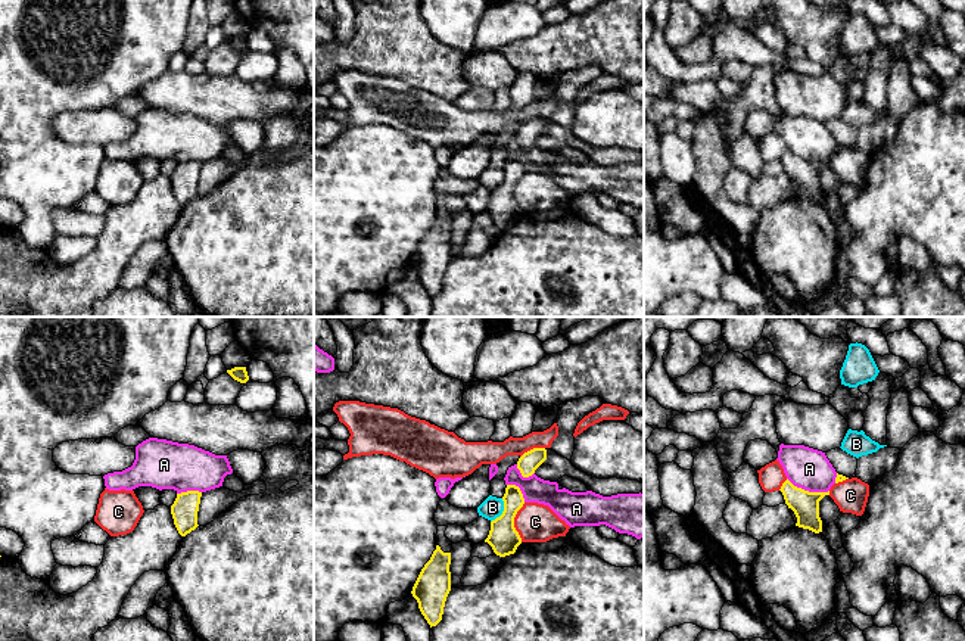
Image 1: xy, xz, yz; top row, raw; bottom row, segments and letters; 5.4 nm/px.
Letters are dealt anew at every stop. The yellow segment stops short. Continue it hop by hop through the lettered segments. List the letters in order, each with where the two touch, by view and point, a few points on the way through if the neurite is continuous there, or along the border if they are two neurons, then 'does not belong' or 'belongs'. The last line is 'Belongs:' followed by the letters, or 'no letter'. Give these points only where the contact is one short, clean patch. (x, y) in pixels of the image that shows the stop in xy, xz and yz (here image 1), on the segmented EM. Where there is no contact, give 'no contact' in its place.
A: contact yz (808, 491); border yz (787, 478), (794, 485), (809, 491), (828, 491); does not belong
B: contact xz (503, 512); border xz (503, 498), (503, 512), (491, 522); does not belong
C: contact xz (513, 522); belongs
Belongs: C

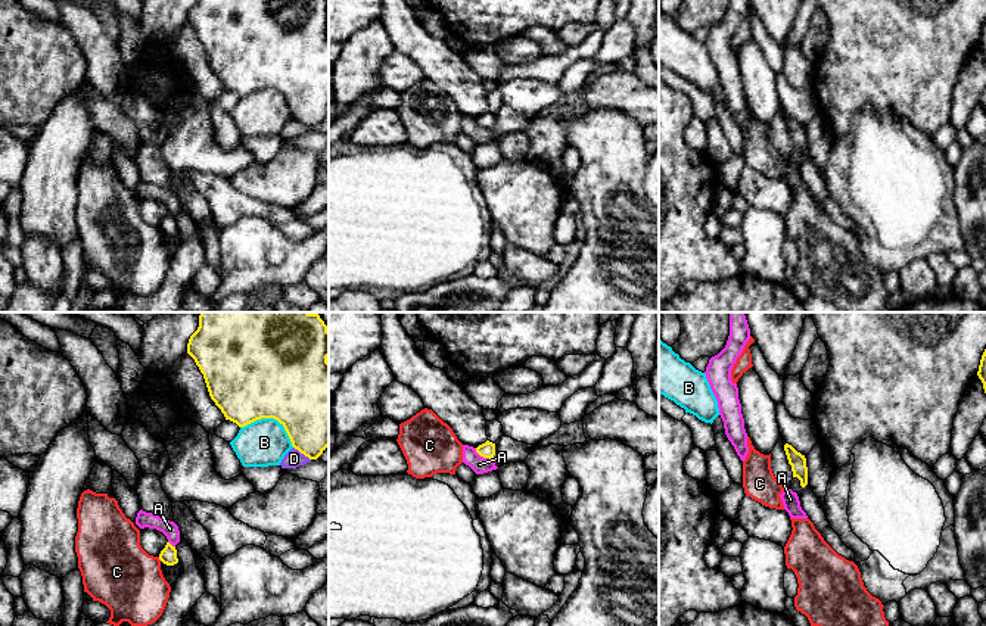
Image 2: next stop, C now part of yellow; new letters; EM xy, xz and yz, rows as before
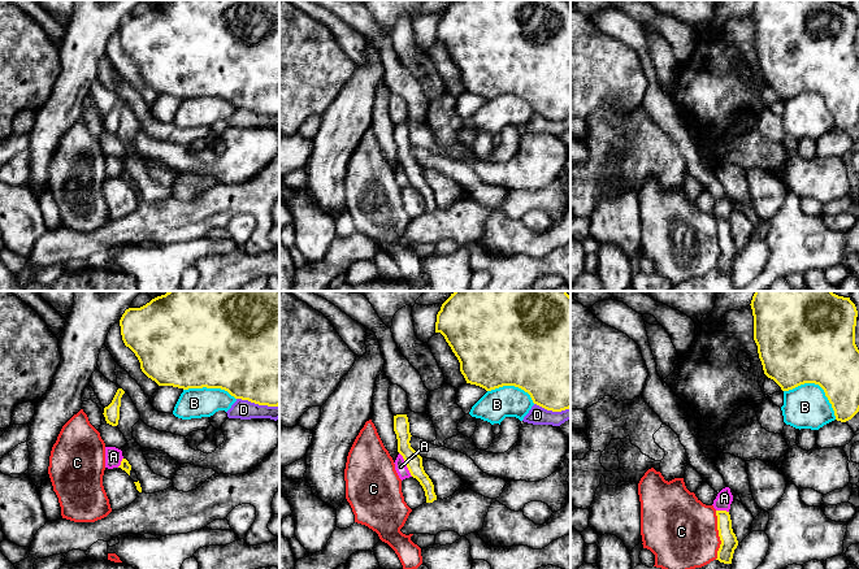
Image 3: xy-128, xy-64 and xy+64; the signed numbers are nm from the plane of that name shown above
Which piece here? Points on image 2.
A: contact xz (482, 455); belongs
B: contact xy (271, 417); does not belong
C: contact xy (159, 558); does not belong
D: contact xy (302, 452); does not belong
Belongs: A

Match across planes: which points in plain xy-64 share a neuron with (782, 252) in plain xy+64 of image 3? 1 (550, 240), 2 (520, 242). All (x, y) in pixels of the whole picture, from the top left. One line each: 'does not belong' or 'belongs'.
1: belongs
2: belongs

